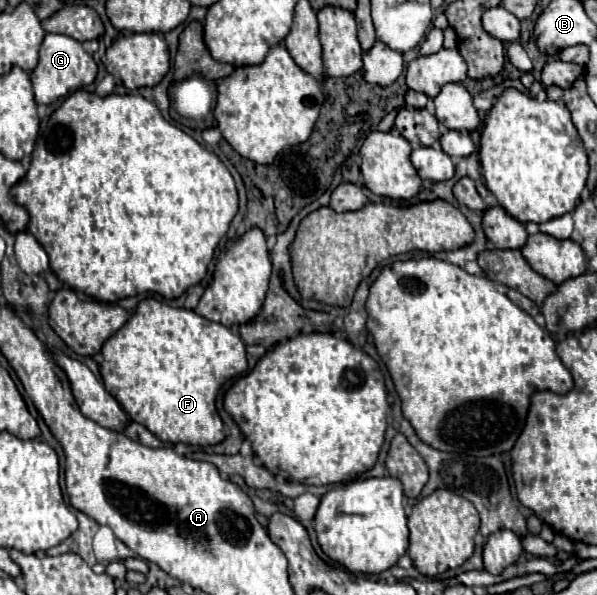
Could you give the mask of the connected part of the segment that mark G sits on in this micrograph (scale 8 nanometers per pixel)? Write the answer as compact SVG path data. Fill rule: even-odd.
M46 33L42 47L40 47L40 61L34 67L34 71L30 73L36 103L50 105L50 103L58 101L60 97L66 97L72 91L76 91L84 85L90 85L94 81L94 77L96 77L96 63L92 59L92 55L88 55L84 51L80 41L76 41L68 35L60 35L60 33Z

